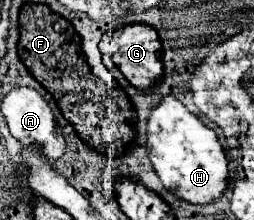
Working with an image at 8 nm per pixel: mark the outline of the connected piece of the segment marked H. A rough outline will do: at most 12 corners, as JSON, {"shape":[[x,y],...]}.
{"shape":[[174,95],[146,121],[168,191],[210,203],[228,183],[212,129]]}

